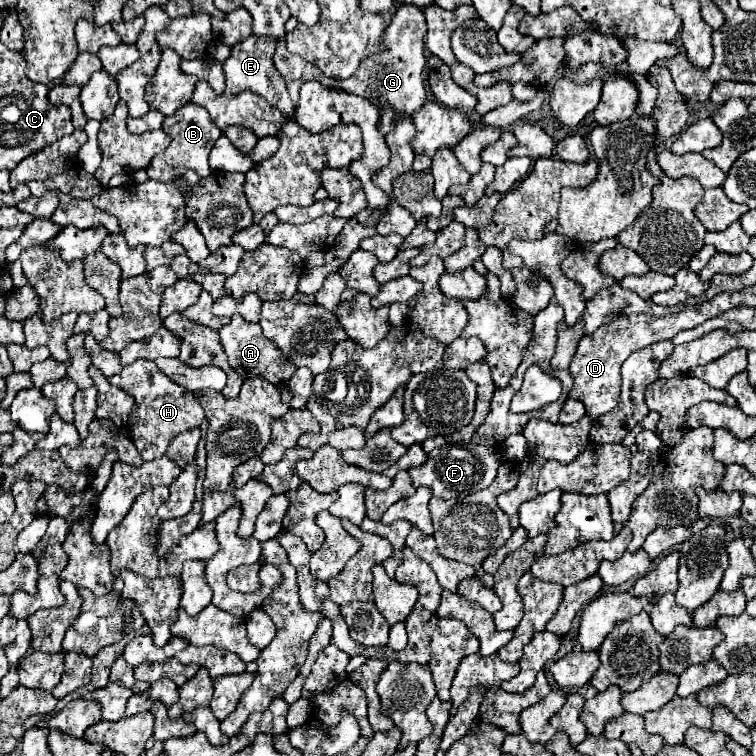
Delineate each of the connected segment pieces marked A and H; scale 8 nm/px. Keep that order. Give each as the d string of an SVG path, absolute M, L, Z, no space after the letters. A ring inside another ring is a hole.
M234 315L228 325L224 325L220 331L222 349L228 355L230 365L240 373L242 381L248 381L248 377L264 377L266 381L272 381L272 385L286 385L292 379L292 373L296 373L296 367L292 367L280 353L278 347L274 347L272 341L268 341L262 335L262 329L258 323L246 323L240 315Z
M138 359L132 365L126 365L118 375L110 377L108 381L134 397L128 431L144 461L154 461L156 457L164 457L170 441L178 433L200 427L204 421L204 409L194 399L194 393L168 381L168 377L164 373L160 373L160 369L156 367L154 361Z

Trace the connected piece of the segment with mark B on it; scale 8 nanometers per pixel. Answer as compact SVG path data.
M186 103L174 115L164 119L162 131L170 137L170 145L150 161L150 165L146 169L150 179L168 181L168 179L174 179L176 175L184 175L186 171L194 171L200 177L208 177L212 173L208 167L208 155L210 155L210 149L214 147L216 139L222 135L222 131L212 123L212 119L204 107Z

